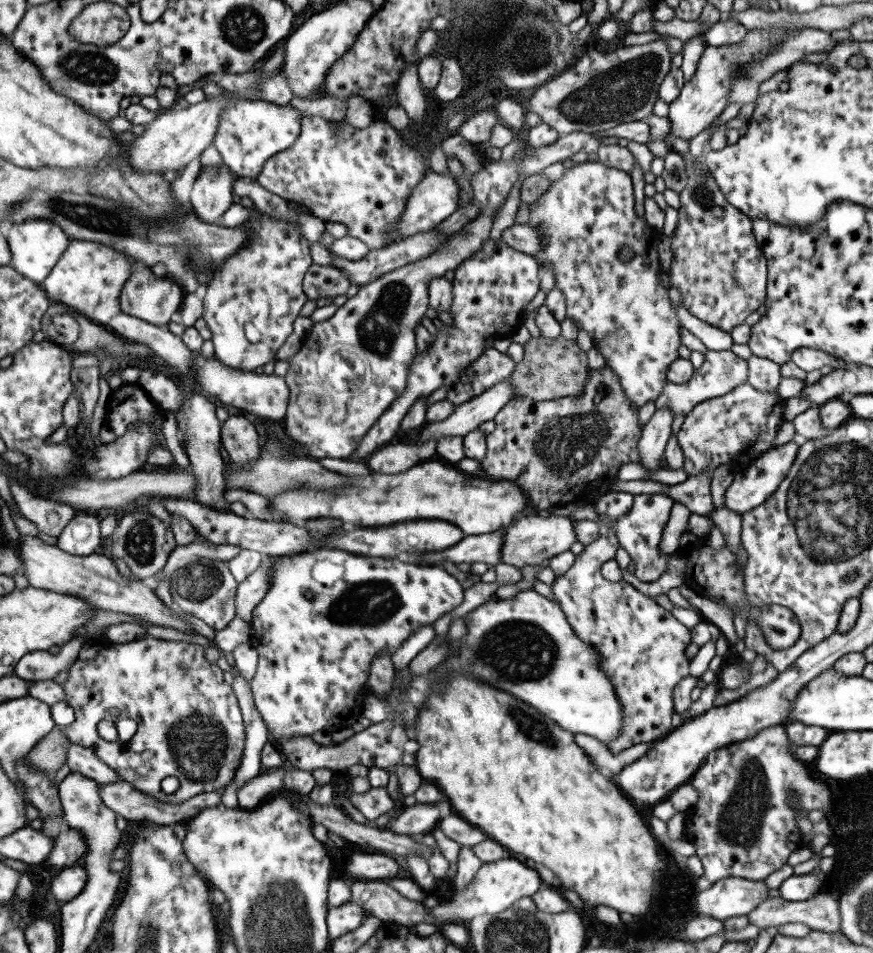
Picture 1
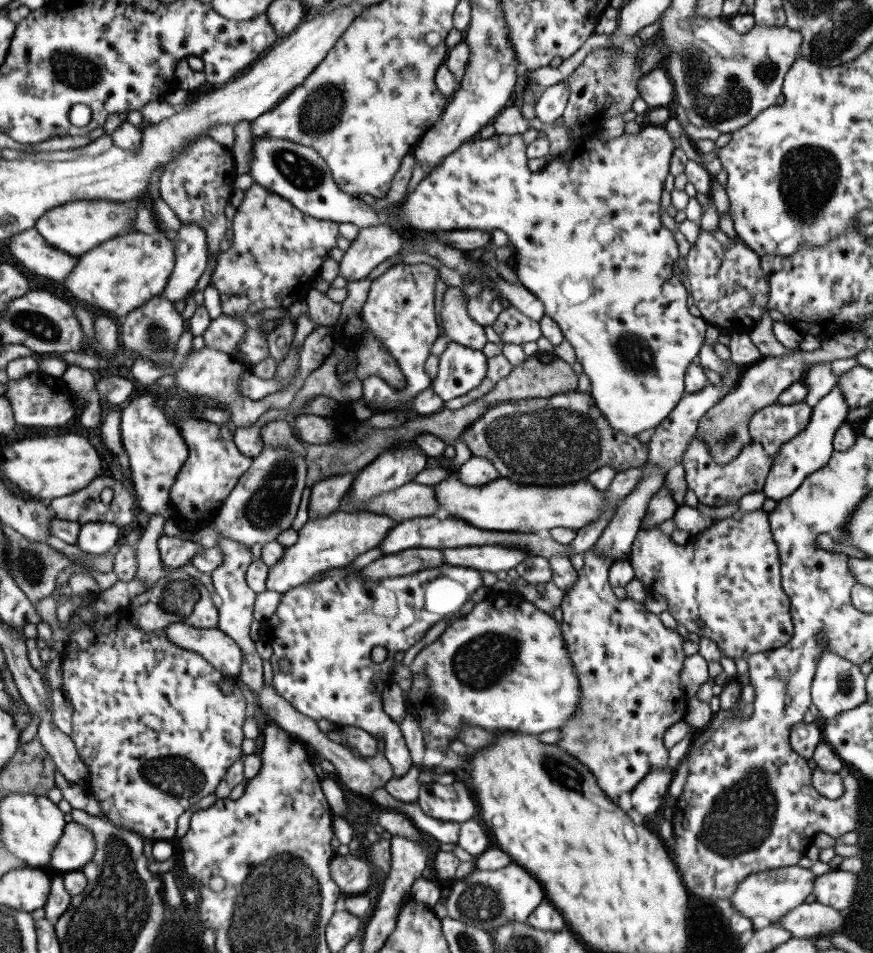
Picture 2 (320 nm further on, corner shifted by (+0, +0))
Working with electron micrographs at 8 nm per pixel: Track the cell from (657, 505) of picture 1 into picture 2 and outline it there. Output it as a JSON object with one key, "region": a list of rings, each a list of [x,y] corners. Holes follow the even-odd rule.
{"region":[[[762,510],[742,513],[735,512],[733,515],[719,519],[717,523],[711,523],[709,527],[692,536],[685,544],[673,544],[669,535],[663,534],[655,526],[648,528],[640,528],[631,543],[631,550],[627,558],[634,572],[634,578],[641,581],[641,584],[648,593],[659,594],[663,596],[667,602],[666,611],[675,619],[677,624],[681,624],[688,632],[694,632],[698,637],[709,638],[718,646],[720,656],[725,658],[743,658],[746,659],[750,654],[761,652],[764,654],[768,650],[773,650],[783,646],[792,635],[792,620],[788,611],[788,598],[780,585],[780,554],[778,553],[775,542],[773,542],[772,534],[770,533],[767,514]],[[696,620],[703,622],[703,627],[698,627]]]}

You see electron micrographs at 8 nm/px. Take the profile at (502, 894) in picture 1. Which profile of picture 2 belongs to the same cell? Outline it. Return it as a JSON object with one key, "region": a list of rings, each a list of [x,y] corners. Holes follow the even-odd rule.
{"region":[[[513,862],[499,870],[473,869],[468,875],[456,880],[450,889],[449,895],[442,902],[446,916],[484,931],[491,931],[512,921],[525,922],[543,900],[541,886]]]}

